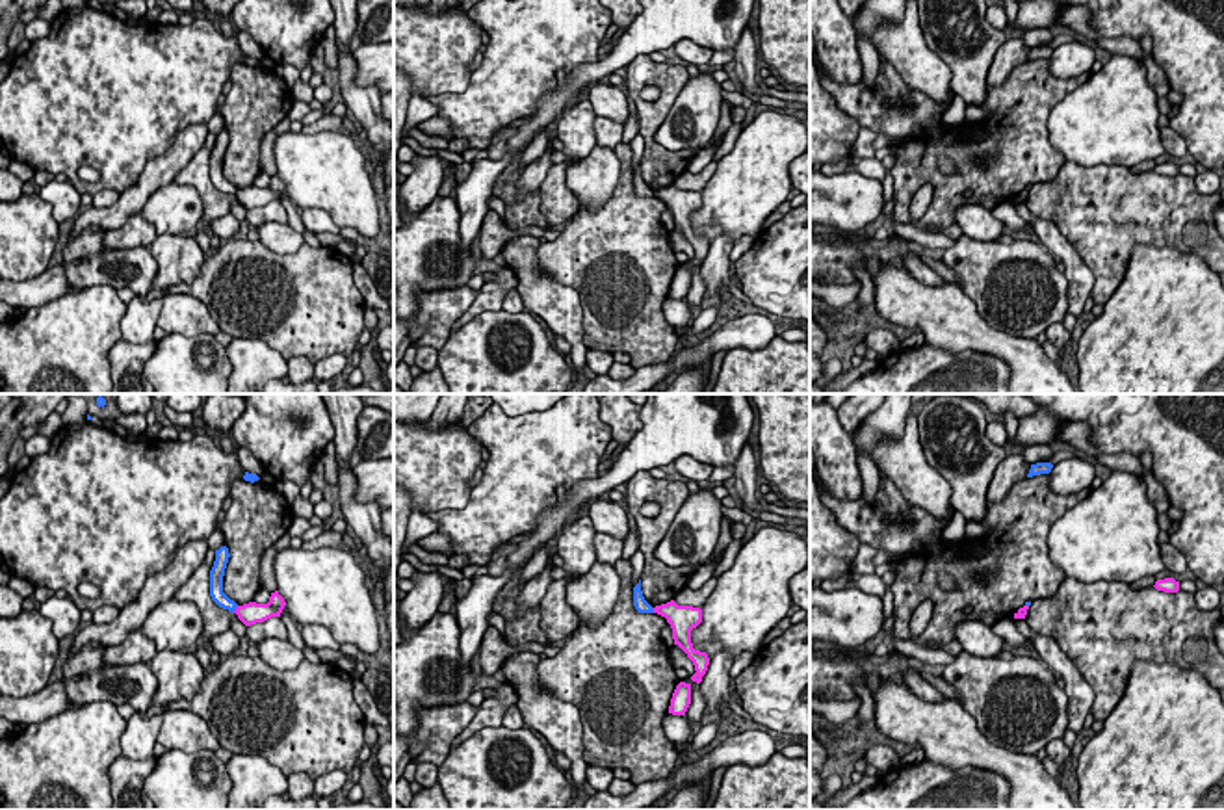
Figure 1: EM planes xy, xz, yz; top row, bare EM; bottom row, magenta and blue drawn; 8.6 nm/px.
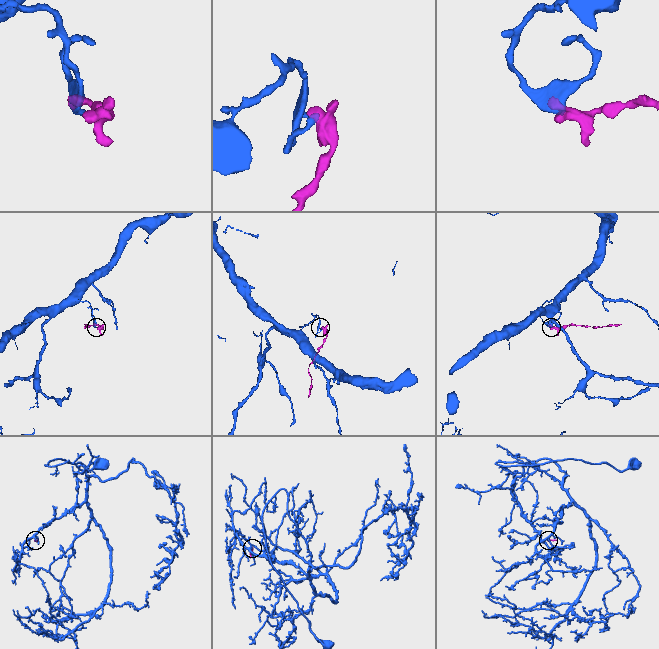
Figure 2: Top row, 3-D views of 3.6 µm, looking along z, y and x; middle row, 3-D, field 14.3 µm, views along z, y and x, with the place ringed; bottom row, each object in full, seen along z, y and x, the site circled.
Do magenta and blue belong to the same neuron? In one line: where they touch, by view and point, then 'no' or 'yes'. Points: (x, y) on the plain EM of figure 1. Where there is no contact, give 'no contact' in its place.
xy (236, 194) | no

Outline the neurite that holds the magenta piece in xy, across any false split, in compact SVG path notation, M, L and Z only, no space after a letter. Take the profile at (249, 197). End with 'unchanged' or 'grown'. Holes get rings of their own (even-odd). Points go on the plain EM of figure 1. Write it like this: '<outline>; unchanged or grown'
M275 175L271 176L267 188L249 186L249 188L238 189L234 197L245 210L251 210L256 206L264 206L271 201L280 201L284 189L286 189L284 182L279 178L279 175Z; unchanged

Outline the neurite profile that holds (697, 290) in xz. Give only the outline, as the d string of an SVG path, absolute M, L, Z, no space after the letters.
M691 260L680 264L680 266L685 266L691 269L691 288L685 295L685 301L695 307L695 305L700 305L702 299L704 299L704 294L706 294L706 282L700 275L700 268L693 266Z

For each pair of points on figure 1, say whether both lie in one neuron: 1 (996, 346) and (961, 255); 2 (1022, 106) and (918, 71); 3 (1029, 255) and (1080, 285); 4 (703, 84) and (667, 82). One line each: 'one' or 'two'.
1: two
2: two
3: two
4: two

